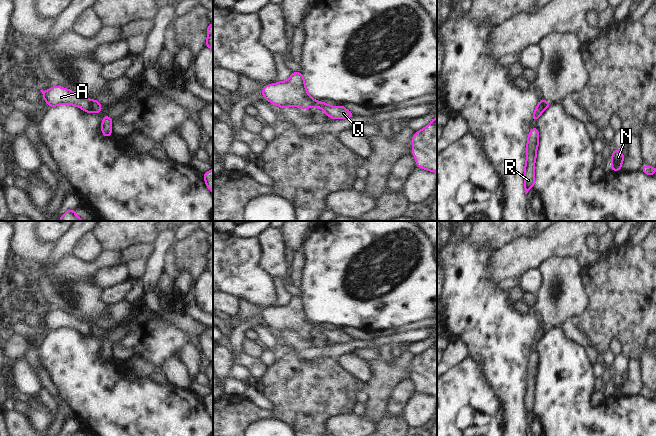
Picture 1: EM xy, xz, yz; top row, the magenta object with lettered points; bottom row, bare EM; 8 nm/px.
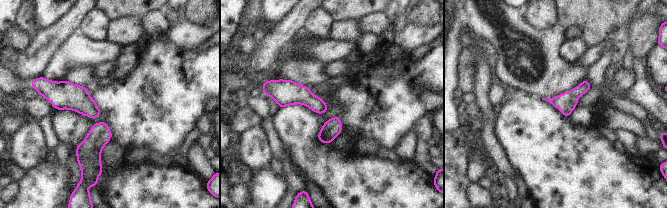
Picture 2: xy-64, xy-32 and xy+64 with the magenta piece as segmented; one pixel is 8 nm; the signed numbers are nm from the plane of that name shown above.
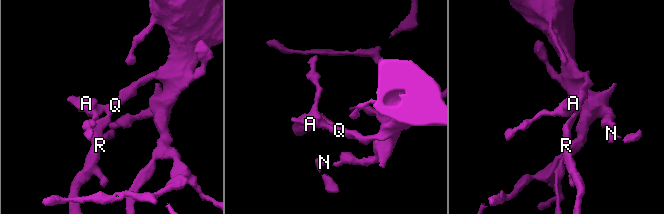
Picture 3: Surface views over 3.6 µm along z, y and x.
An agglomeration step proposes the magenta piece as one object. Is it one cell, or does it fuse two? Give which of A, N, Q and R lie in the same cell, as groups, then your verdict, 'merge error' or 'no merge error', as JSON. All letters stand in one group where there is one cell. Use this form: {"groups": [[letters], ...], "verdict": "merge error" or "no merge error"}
{"groups": [["A"], ["N", "Q", "R"]], "verdict": "merge error"}

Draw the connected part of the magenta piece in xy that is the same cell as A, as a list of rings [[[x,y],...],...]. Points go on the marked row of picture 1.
[[[53,85],[52,88],[45,91],[40,91],[43,94],[43,100],[48,103],[50,108],[63,104],[69,104],[77,106],[87,113],[94,113],[92,111],[90,99],[82,97],[77,92],[57,85]]]

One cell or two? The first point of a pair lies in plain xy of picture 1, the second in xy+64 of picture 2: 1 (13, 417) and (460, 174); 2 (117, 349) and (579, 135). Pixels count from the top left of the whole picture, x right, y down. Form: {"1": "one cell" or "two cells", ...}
{"1": "two cells", "2": "two cells"}

